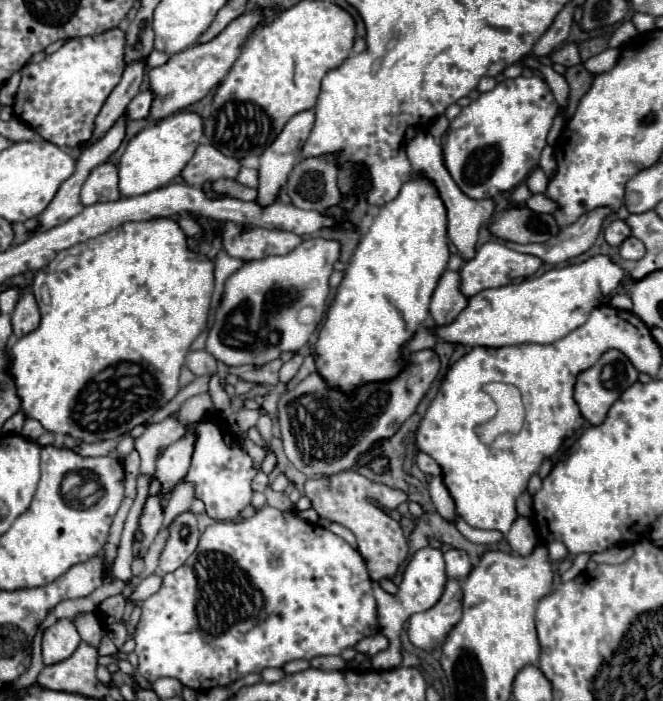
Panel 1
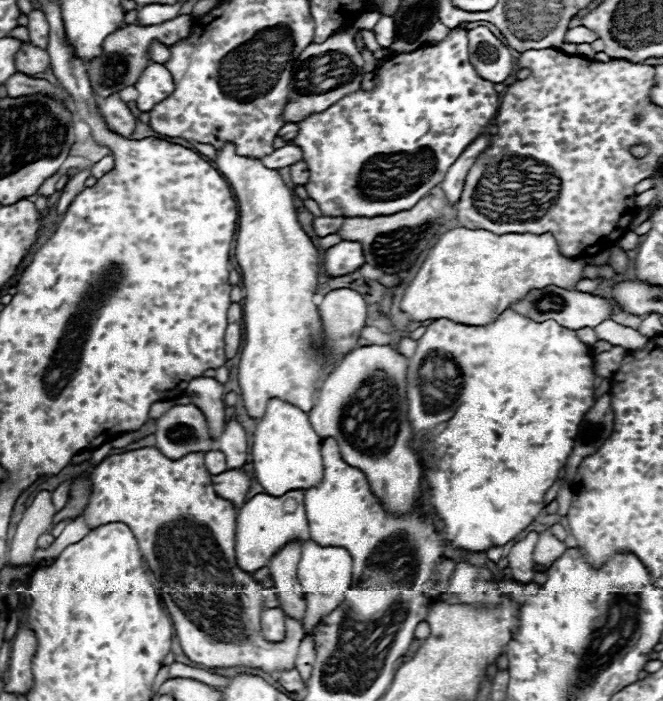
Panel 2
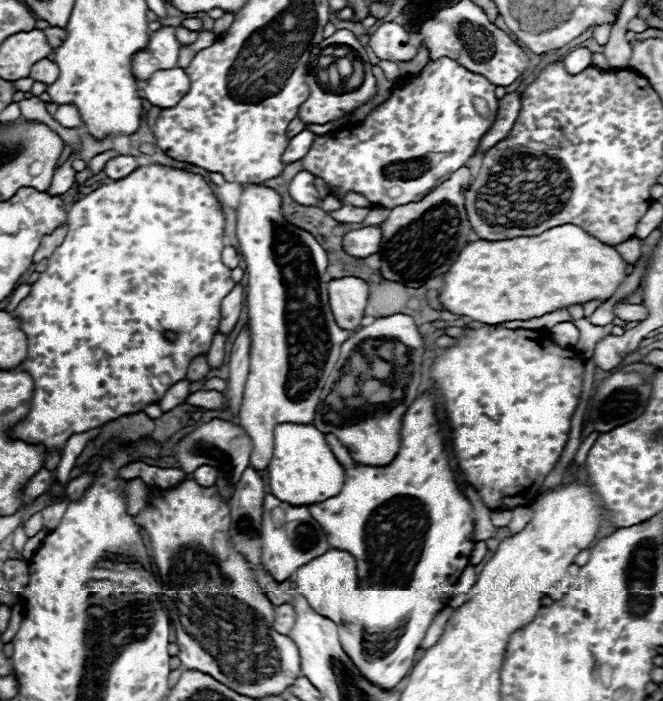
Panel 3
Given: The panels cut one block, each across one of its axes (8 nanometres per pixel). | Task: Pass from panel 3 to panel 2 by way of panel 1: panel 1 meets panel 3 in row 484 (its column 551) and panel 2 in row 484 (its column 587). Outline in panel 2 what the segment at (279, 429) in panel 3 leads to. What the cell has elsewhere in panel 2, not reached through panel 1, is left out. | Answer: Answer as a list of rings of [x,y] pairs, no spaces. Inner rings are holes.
[[[278,398],[268,402],[266,414],[256,426],[252,444],[254,476],[270,496],[282,496],[290,490],[308,490],[320,484],[324,476],[322,466],[322,438],[316,436],[308,414]]]

